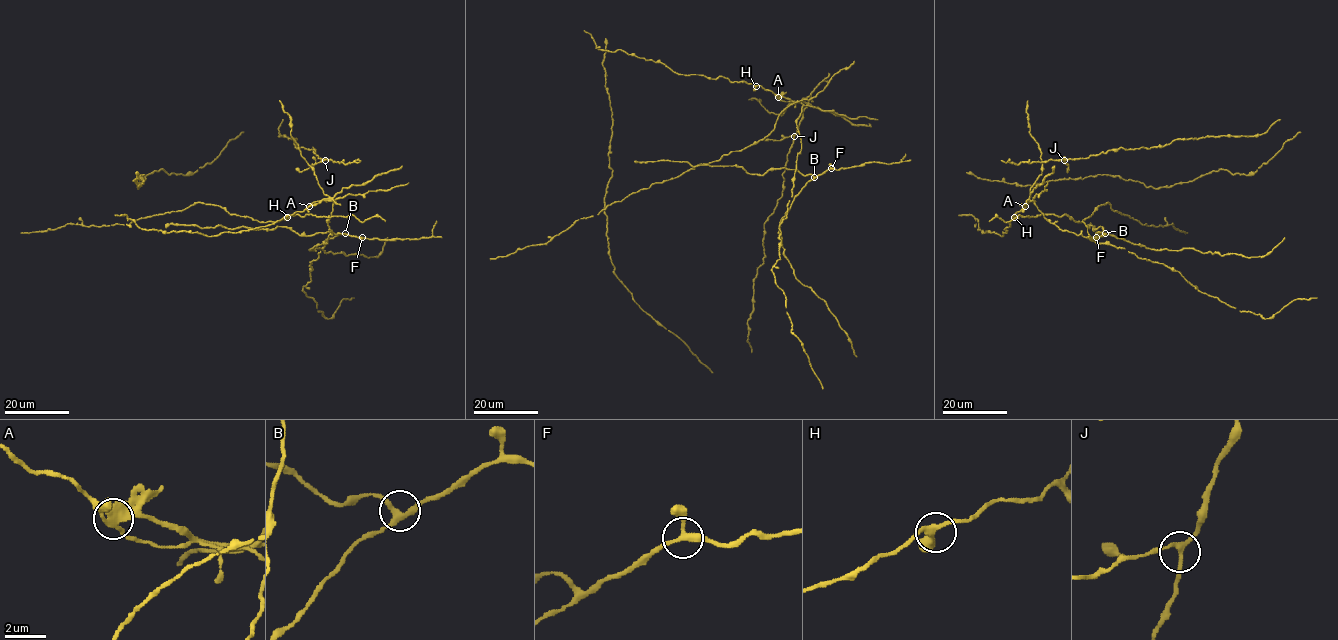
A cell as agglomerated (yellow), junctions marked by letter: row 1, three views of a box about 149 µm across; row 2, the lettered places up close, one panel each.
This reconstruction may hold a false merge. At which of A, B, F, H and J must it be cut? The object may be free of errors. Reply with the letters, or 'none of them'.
A

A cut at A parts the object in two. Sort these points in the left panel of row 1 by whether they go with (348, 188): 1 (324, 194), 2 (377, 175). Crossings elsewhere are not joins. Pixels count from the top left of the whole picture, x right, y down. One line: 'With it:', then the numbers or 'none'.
With it: 1, 2

